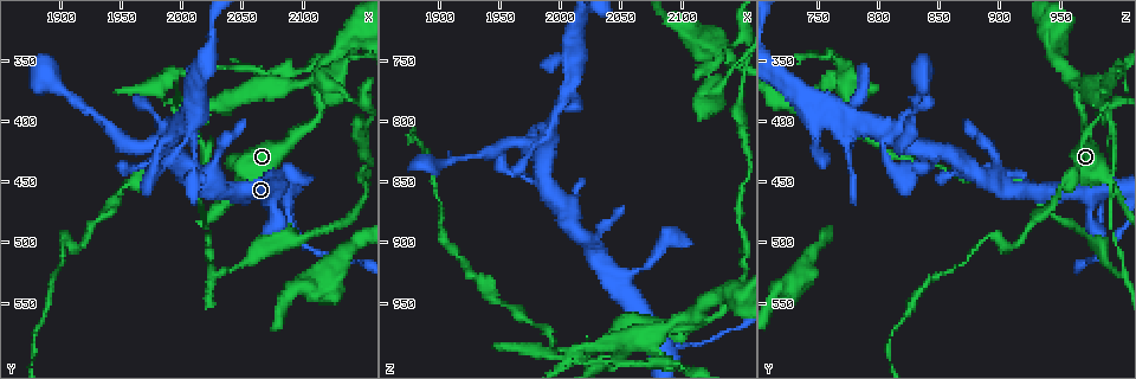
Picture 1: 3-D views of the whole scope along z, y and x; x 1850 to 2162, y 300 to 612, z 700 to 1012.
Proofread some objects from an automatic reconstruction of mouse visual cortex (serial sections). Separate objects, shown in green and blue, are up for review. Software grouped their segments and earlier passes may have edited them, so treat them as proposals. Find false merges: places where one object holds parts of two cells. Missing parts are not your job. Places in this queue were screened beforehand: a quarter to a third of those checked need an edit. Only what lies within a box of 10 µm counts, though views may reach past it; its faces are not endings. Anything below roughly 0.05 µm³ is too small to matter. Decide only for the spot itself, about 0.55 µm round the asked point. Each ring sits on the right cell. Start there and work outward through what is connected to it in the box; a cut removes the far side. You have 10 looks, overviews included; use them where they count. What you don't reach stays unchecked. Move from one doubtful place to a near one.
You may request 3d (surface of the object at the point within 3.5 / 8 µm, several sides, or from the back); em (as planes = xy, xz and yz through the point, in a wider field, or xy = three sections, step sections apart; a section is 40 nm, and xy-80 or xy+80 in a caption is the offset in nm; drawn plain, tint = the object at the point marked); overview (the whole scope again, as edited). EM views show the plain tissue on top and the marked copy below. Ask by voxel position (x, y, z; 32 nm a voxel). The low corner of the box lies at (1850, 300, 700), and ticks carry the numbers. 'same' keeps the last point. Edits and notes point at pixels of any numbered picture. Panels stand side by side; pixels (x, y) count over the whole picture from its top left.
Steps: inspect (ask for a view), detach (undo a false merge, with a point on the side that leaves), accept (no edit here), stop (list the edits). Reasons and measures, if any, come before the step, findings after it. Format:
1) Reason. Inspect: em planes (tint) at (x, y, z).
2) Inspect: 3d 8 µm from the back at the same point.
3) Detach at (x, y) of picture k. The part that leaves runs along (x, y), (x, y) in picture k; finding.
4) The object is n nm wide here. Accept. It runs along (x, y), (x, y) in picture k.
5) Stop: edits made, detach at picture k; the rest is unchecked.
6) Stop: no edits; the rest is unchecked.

Sharp bend. Inspect: em xy step 1 (tint) at (2112, 374, 962).

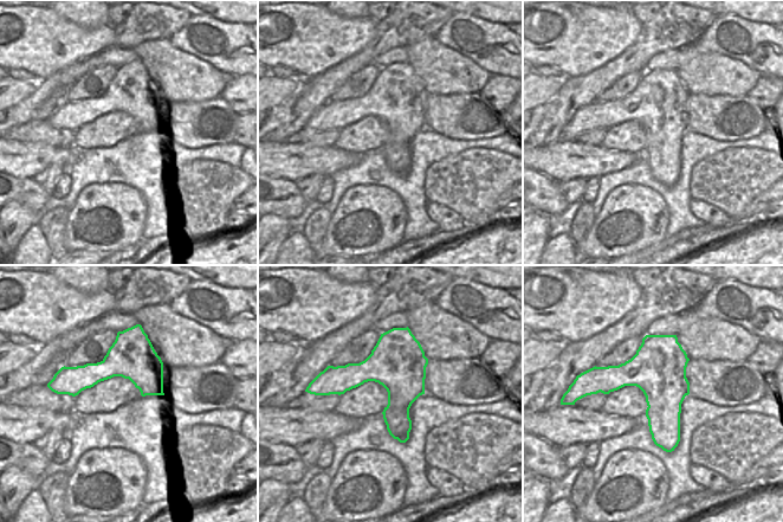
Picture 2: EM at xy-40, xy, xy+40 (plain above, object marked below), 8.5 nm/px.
Inspect: 3d 3.5 µm at the same point.

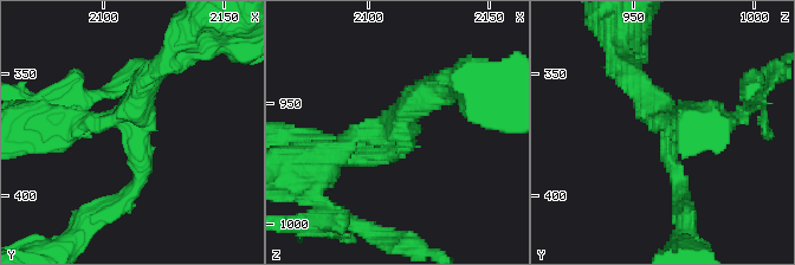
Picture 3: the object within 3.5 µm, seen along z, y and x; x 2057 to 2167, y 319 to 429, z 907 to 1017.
Accept. It runs along (683, 205), (661, 122), (683, 125) in picture 3; continuous, no second cell.

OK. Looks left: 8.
Thick turns thin. Inspect: 3d 8 µm from the back at (2010, 388, 988).

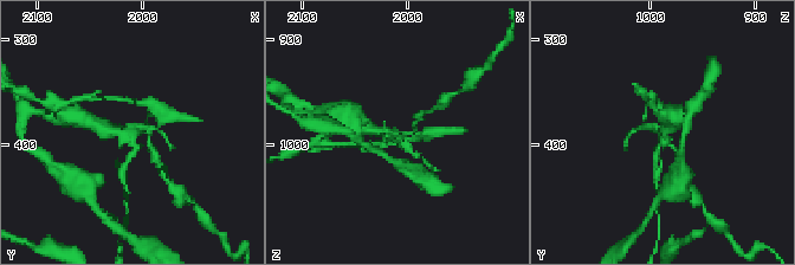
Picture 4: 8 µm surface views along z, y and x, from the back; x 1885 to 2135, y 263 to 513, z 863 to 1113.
Inspect: 3d 3.5 µm at the same point.

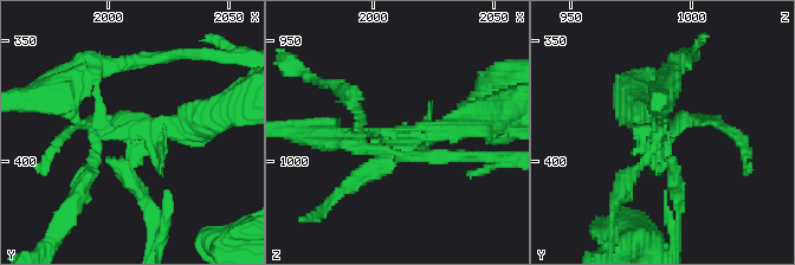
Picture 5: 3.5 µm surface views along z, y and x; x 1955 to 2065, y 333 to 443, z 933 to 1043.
Detach at (150, 205) of picture 5. The part that leaves runs along (128, 172), (161, 223), (156, 247) in picture 5; a second cell is stuck on.

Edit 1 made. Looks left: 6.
Inspect: overview.

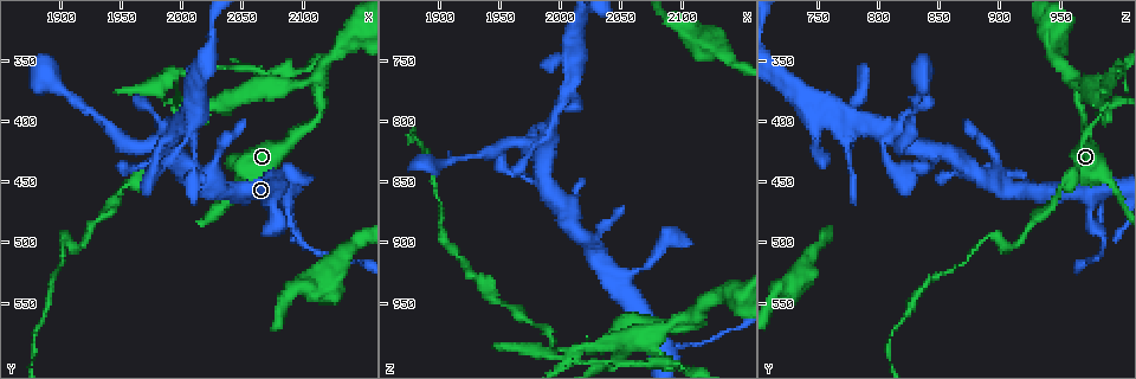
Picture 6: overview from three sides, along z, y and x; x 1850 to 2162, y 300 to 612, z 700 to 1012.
Sudden change in width. Inspect: 3d 8 µm at (2064, 450, 924).

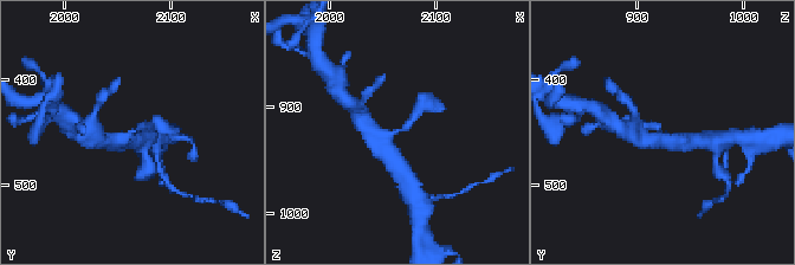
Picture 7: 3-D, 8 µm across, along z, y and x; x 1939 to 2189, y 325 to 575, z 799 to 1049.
The arms are 250, 600 nm wide. Inspect: em xy step 1 (tint) at the same point.

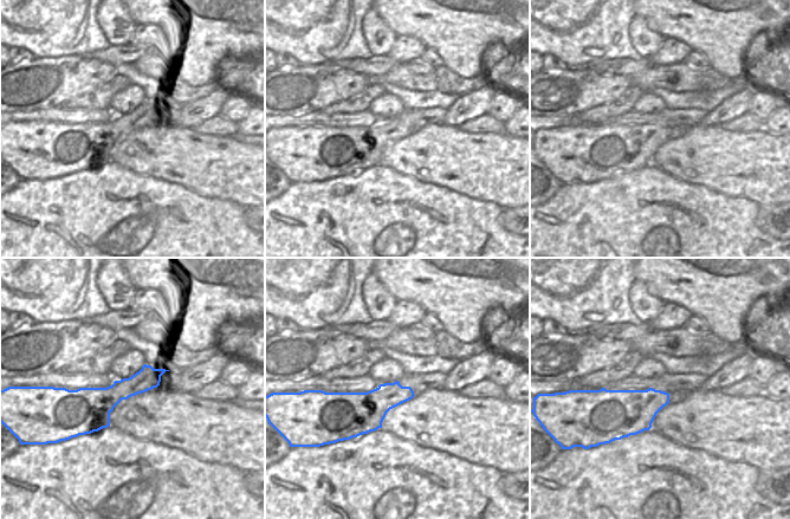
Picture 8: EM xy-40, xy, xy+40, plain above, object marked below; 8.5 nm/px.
Accept. It runs along (386, 153), (379, 139), (401, 130), (419, 110) in picture 7; continuous, no second cell.

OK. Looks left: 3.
Calibre changes. Inspect: 3d 3.5 µm at (1976, 442, 816).

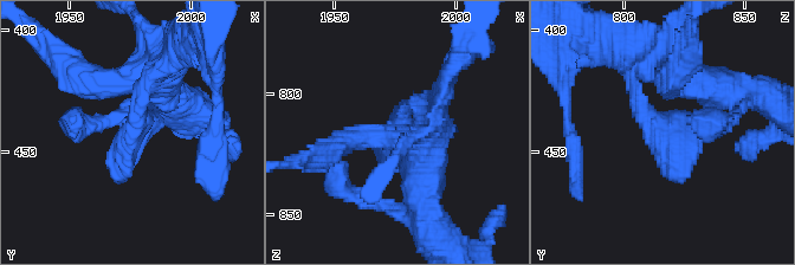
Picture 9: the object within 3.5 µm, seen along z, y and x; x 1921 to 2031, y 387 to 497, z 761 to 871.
Shape alone is not enough. Inspect: em xy step 3 (tint) at (1976, 441, 815).

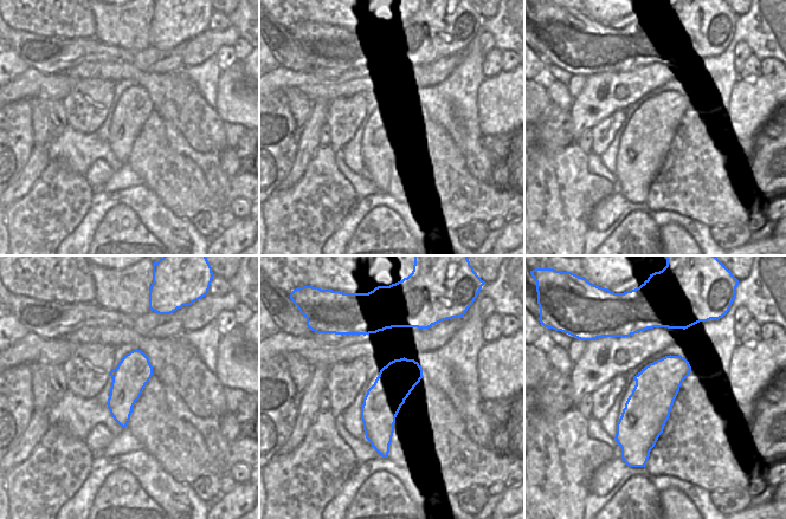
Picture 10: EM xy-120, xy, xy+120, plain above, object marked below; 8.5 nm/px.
Inspect: em planes (tint) at the same point.

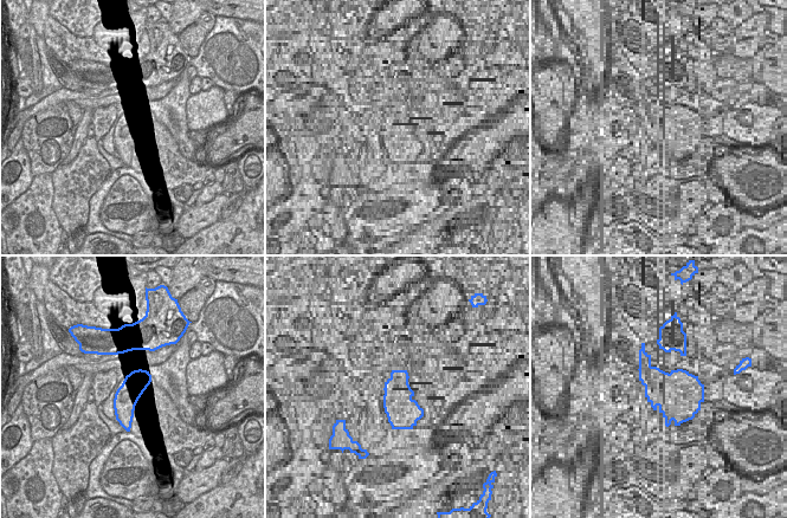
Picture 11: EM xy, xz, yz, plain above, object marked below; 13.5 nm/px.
The object is 320 nm wide here. Accept. It runs along (163, 66), (141, 88), (116, 182) in picture 9; one cell here.

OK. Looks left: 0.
Stop: edits made, detach at picture 5; the rest is unchecked.

